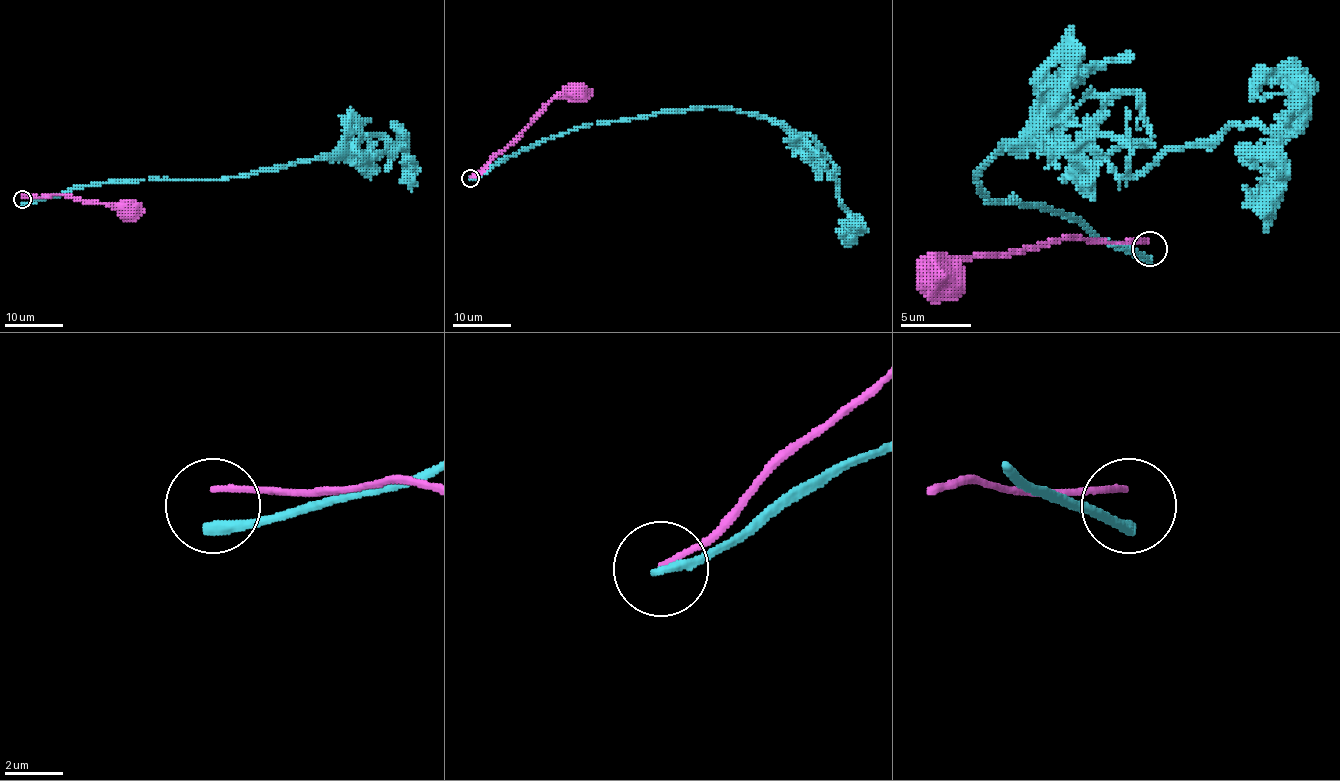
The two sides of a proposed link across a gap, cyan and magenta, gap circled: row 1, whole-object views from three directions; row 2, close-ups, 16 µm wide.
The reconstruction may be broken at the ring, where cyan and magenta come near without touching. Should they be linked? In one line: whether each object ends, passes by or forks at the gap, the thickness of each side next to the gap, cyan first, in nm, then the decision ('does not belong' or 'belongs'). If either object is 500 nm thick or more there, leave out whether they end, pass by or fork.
cyan ends | magenta ends | 400/200 nm | does not belong

